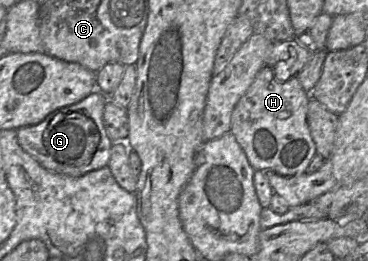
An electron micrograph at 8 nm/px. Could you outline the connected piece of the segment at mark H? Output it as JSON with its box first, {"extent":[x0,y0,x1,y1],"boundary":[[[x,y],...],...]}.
{"extent":[230,67,317,176],"boundary":[[[269,67],[258,72],[232,112],[230,131],[254,170],[273,171],[282,176],[306,173],[317,154],[307,121],[309,101],[310,95],[297,77],[280,82]]]}

